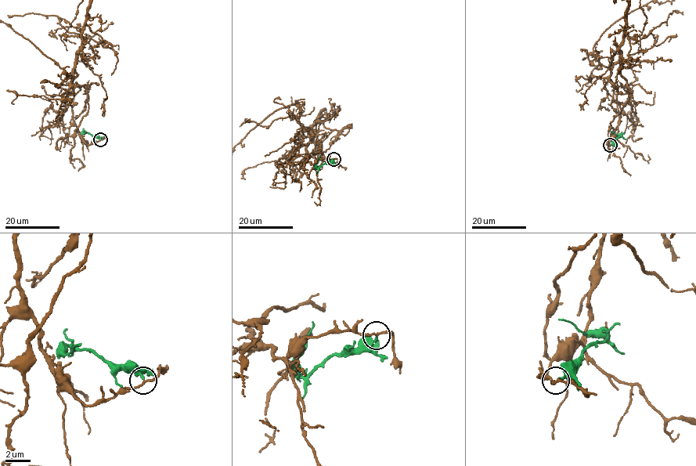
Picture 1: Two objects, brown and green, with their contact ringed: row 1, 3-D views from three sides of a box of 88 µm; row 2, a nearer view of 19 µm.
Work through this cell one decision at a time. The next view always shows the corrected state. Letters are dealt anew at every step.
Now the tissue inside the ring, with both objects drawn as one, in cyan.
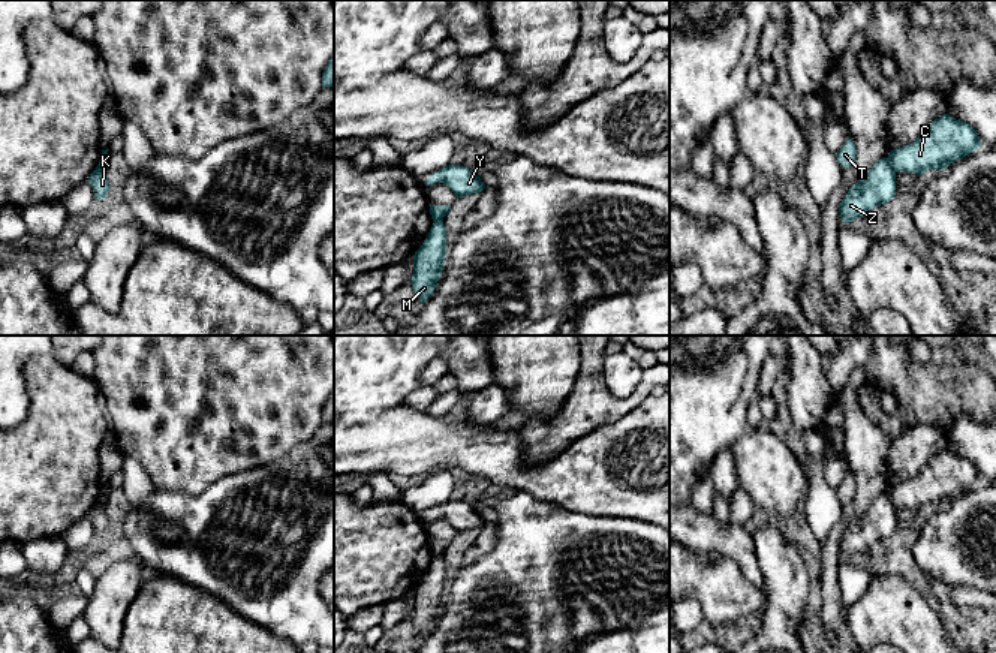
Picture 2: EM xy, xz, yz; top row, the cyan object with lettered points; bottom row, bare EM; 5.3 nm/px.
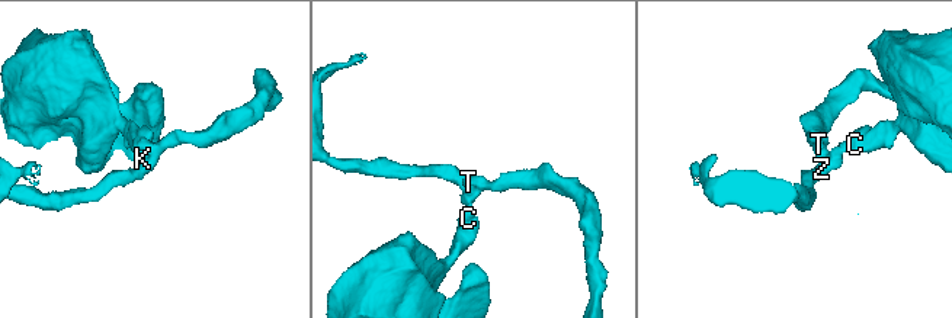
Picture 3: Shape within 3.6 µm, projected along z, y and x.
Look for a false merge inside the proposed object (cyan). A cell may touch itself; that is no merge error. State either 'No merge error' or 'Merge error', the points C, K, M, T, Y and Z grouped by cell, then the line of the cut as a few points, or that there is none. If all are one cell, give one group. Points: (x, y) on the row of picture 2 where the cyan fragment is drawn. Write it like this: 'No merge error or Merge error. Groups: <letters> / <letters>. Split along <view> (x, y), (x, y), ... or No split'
Merge error. Groups: C M / K T Y Z. Split along yz (887, 158), (896, 171)

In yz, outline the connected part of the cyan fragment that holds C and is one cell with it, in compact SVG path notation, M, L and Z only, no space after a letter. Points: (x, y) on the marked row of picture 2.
M950 114L932 121L911 144L891 150L888 159L896 172L923 175L929 169L945 169L981 147L977 130Z

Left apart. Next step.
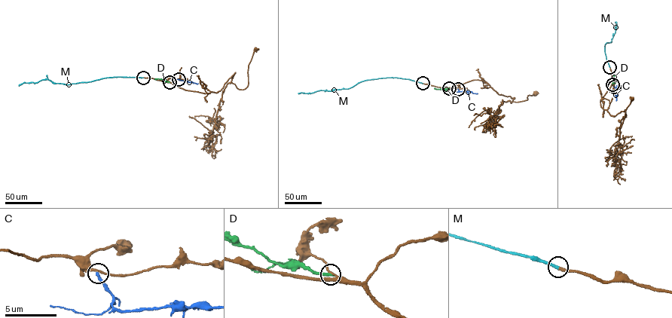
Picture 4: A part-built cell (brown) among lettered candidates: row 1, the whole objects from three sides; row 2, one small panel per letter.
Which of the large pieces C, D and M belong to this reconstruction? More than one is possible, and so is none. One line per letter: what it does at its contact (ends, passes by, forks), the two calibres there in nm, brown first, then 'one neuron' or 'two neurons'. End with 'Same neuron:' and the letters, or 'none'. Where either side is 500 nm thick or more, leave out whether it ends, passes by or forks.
C: it ends there; 240 nm thick on the brown side, 240 nm on the other; two neurons
D: it ends there; 170 nm thick on the brown side, 280 nm on the other; two neurons
M: it ends there; 240 nm thick on the brown side, 260 nm on the other; one neuron
Same neuron: M

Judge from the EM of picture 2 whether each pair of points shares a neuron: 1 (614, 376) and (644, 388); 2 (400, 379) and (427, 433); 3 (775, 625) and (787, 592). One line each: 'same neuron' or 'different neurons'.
1: different neurons
2: different neurons
3: same neuron

